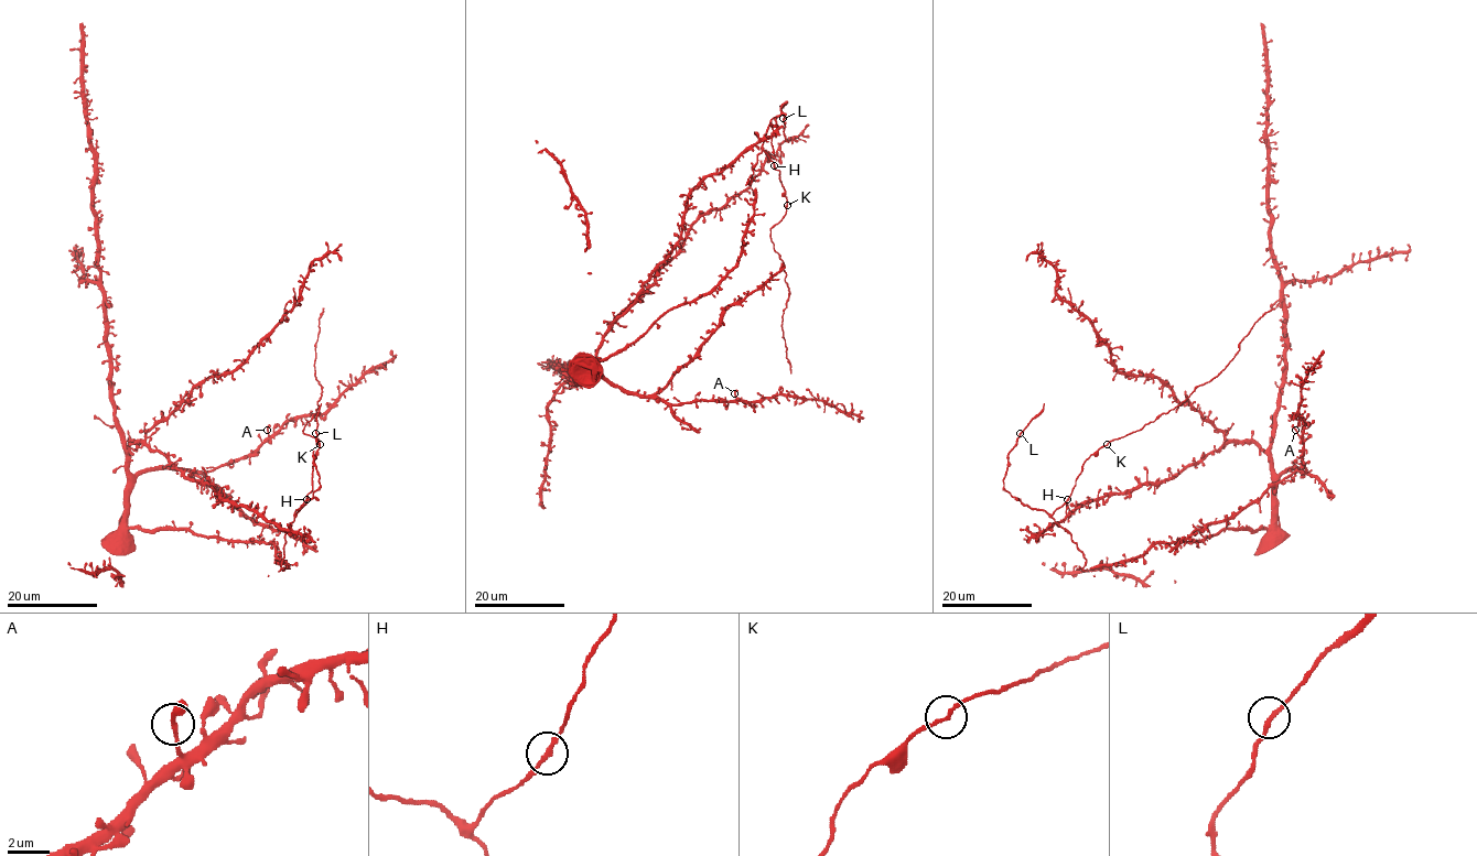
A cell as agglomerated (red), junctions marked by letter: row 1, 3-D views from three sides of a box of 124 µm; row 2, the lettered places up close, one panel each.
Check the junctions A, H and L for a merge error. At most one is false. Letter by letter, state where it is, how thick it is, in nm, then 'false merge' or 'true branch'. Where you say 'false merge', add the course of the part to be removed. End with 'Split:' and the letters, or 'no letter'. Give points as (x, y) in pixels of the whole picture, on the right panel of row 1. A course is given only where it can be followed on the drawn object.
A: place (1295, 430); calibre 200 nm; true branch
H: place (1067, 499); calibre 200 nm; true branch
L: place (1020, 433); calibre 200 nm; true branch
Split: no letter

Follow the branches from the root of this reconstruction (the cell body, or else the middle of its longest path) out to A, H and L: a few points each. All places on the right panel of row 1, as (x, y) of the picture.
A: (1181, 473), (1226, 442), (1253, 442), (1276, 475), (1290, 469), (1305, 472), (1303, 440), (1295, 430)
H: (1181, 473), (1161, 481), (1144, 483), (1086, 500), (1048, 529), (1055, 523), (1052, 515), (1067, 499)
L: (1181, 473), (1086, 500), (1048, 529), (1055, 521), (1047, 513), (1027, 507), (1004, 488), (1007, 454), (1020, 433)

